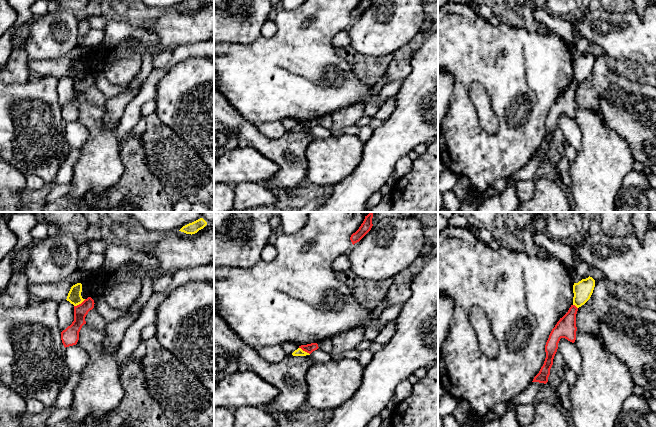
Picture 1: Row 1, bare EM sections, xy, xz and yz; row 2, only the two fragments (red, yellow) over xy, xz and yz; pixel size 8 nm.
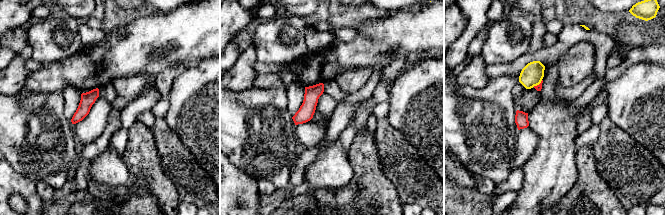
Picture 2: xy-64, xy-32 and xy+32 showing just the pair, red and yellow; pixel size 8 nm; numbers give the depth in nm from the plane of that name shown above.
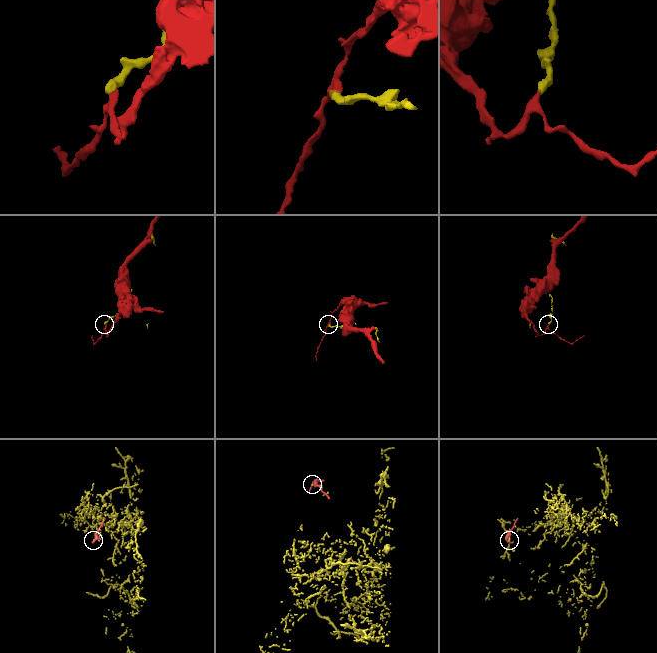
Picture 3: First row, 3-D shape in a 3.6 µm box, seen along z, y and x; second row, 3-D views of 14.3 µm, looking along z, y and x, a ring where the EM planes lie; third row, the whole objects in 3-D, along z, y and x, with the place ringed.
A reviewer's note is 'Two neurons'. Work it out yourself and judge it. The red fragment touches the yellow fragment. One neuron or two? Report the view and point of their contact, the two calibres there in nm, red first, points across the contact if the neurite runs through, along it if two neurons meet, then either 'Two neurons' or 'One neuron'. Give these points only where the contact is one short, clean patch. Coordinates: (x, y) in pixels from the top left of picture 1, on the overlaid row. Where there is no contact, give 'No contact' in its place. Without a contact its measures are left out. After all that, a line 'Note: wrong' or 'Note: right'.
Touches red at xy (79, 304). Thickness 130 nm (red) against 110 nm. Boundary: xy (85, 299), (74, 306). Two neurons
Note: right

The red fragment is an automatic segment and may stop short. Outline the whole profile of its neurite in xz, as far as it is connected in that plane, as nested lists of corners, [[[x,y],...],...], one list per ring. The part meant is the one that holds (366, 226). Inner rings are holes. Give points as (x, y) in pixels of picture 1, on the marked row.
[[[369,212],[367,216],[365,216],[365,219],[359,229],[353,233],[350,237],[350,240],[352,244],[359,242],[372,228],[372,218],[373,218],[373,212]]]

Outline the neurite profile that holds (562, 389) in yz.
[[[565,379],[556,386],[556,392],[559,396],[559,404],[564,411],[571,411],[571,401],[569,396],[570,386]]]

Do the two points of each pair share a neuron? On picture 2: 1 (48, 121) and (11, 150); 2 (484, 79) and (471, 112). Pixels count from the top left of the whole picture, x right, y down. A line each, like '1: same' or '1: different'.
1: same
2: different

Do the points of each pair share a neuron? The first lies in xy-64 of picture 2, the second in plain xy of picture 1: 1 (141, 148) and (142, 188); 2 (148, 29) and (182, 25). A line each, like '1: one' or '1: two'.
1: one
2: one

